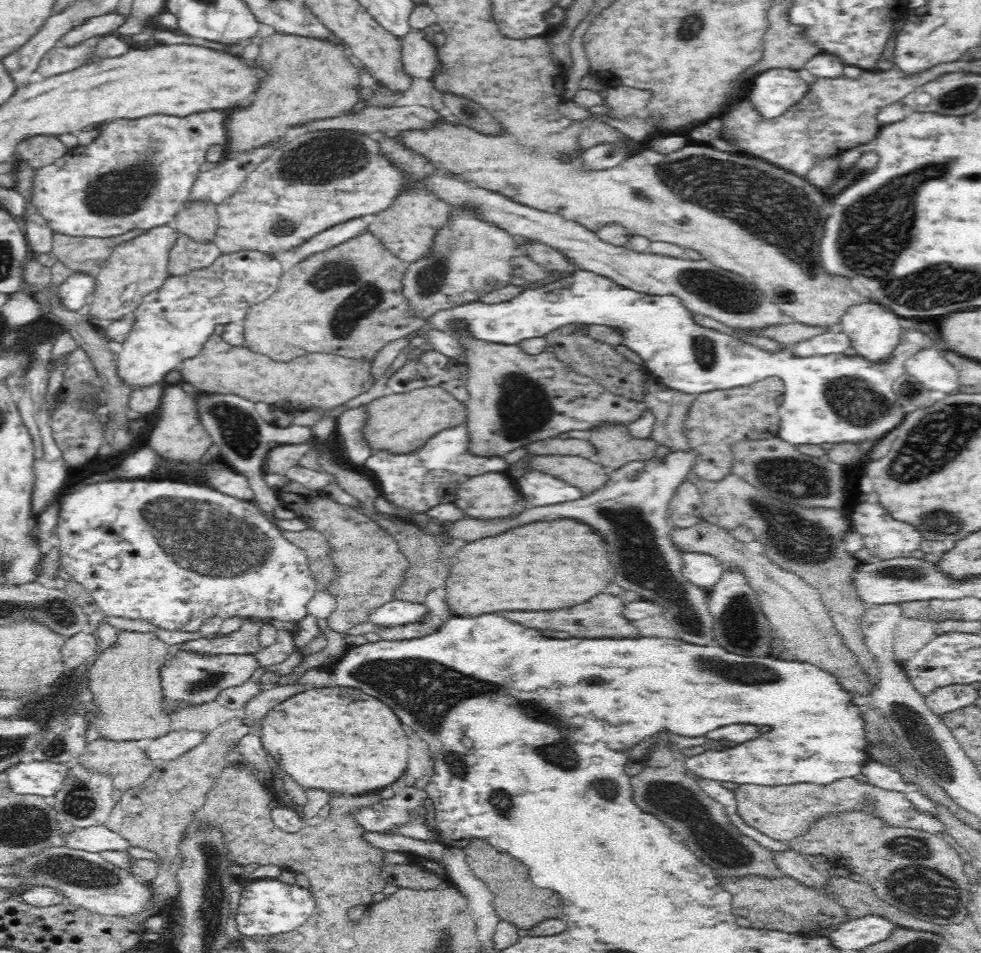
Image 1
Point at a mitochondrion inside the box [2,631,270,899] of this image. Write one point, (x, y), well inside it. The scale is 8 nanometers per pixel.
(89, 873)

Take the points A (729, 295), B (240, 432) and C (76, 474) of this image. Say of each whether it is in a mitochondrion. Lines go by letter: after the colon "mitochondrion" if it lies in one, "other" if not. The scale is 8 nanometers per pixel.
A: mitochondrion
B: mitochondrion
C: other

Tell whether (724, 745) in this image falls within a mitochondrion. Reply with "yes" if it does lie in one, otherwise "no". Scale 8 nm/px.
no

